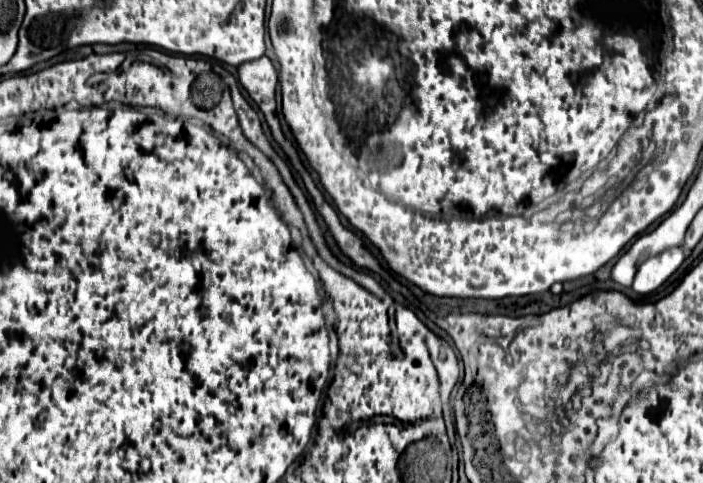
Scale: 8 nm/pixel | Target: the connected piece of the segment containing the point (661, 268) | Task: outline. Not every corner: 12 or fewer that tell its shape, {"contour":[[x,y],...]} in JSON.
{"contour":[[683,248],[645,260],[633,282],[637,294],[657,290],[685,260]]}

